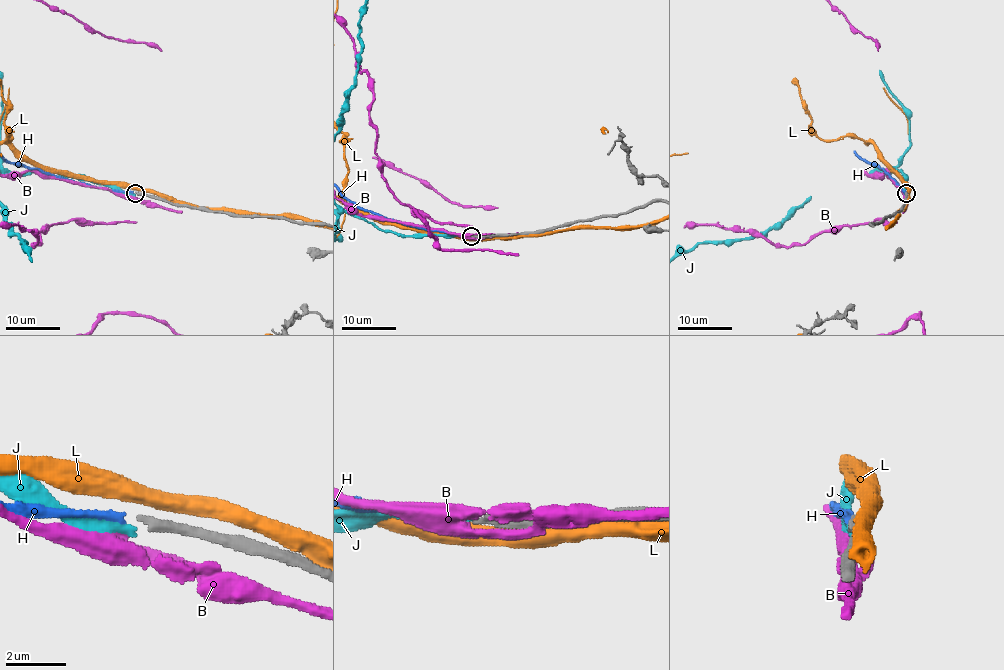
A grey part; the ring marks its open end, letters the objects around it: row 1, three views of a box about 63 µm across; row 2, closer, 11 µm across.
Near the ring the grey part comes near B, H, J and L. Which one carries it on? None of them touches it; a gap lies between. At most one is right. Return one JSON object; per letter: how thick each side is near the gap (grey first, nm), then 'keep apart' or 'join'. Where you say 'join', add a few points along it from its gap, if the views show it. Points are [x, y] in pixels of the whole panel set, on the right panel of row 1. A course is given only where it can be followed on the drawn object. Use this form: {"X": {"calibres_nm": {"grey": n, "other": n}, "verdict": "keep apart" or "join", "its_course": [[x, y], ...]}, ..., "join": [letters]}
{"B": {"calibres_nm": {"grey": 280, "other": 420}, "verdict": "keep apart"}, "H": {"calibres_nm": {"grey": 280, "other": 260}, "verdict": "join"}, "J": {"calibres_nm": {"grey": 280, "other": 240}, "verdict": "keep apart"}, "L": {"calibres_nm": {"grey": 280, "other": 500}, "verdict": "keep apart"}, "join": ["H"]}

